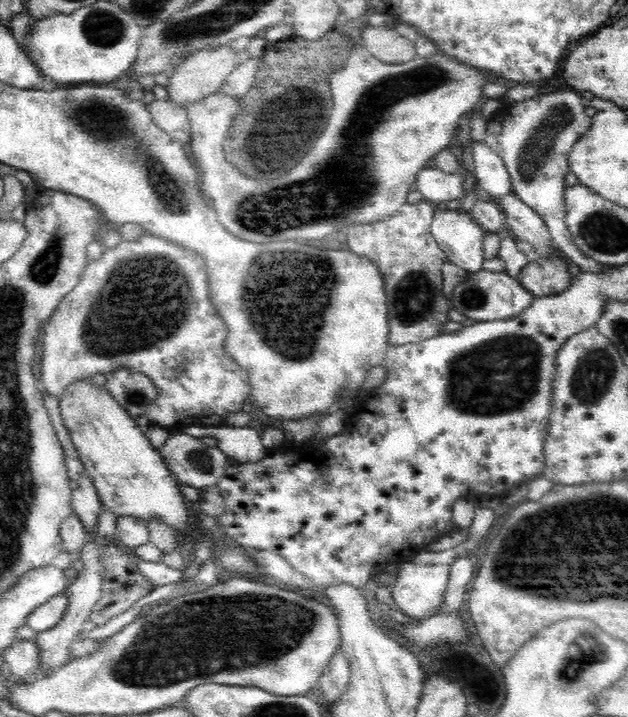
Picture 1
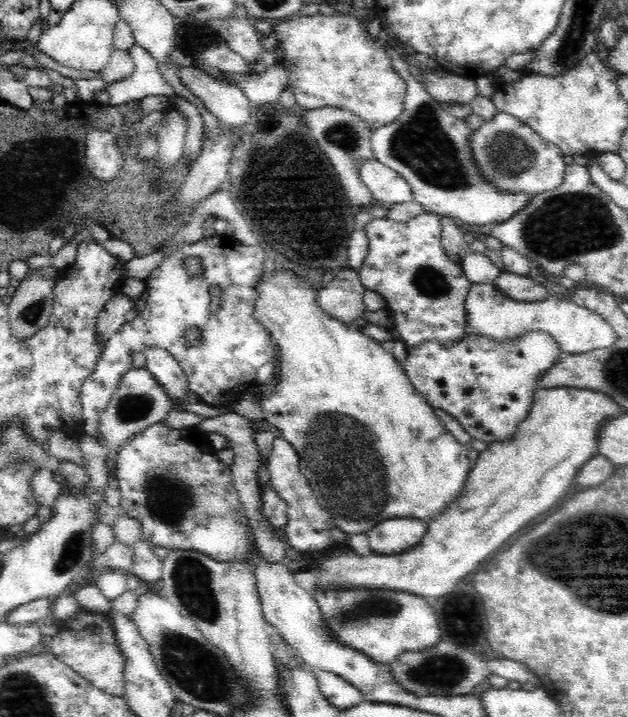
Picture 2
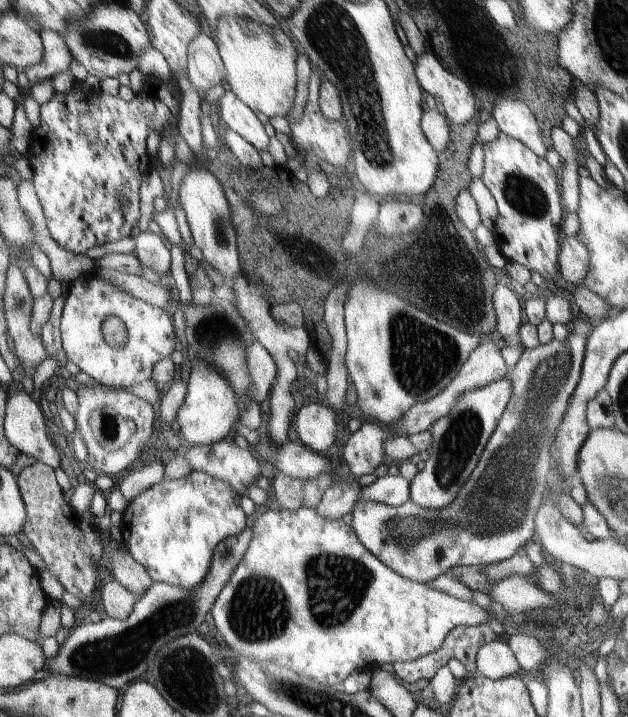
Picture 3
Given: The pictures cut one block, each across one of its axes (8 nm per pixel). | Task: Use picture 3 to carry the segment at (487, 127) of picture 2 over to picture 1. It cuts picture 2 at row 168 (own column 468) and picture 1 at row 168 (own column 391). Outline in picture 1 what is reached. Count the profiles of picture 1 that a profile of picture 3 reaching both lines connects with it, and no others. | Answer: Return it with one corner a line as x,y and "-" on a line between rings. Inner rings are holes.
552,90
536,93
523,101
509,103
488,120
486,145
504,161
511,176
513,194
536,211
547,226
553,242
566,256
585,272
612,270
588,258
574,243
565,223
564,178
570,172
568,156
574,144
592,128
593,113
582,105
581,91

